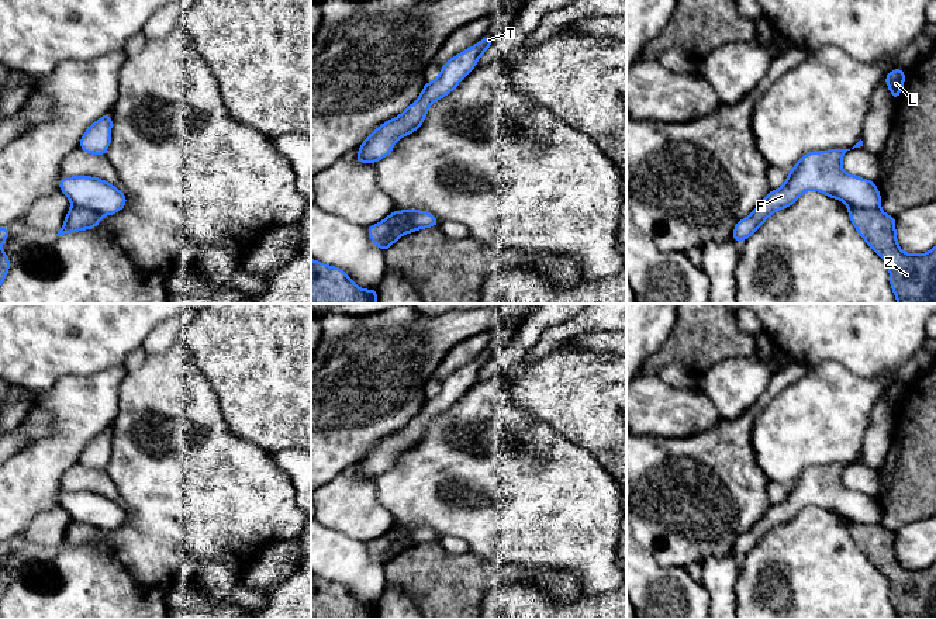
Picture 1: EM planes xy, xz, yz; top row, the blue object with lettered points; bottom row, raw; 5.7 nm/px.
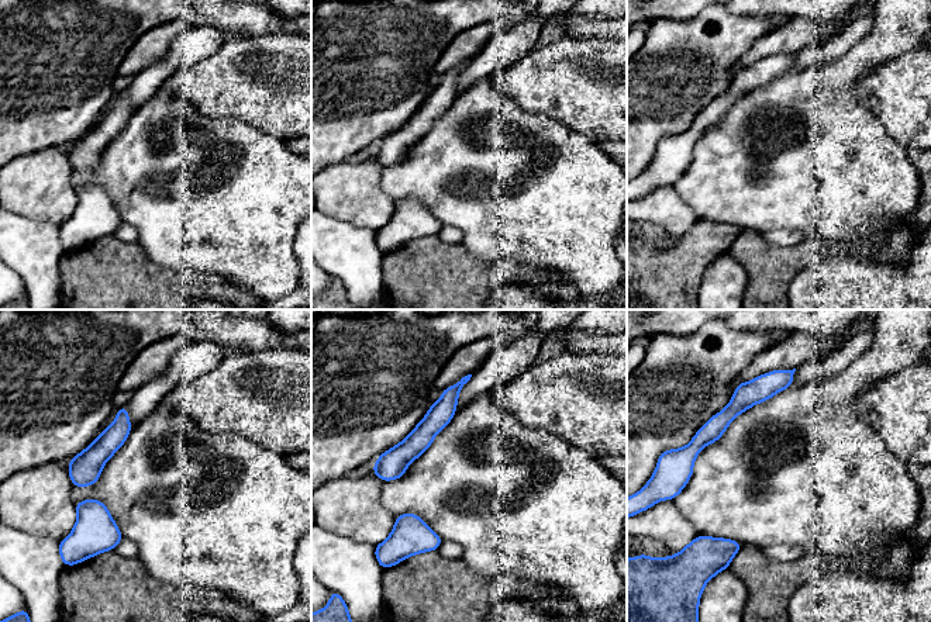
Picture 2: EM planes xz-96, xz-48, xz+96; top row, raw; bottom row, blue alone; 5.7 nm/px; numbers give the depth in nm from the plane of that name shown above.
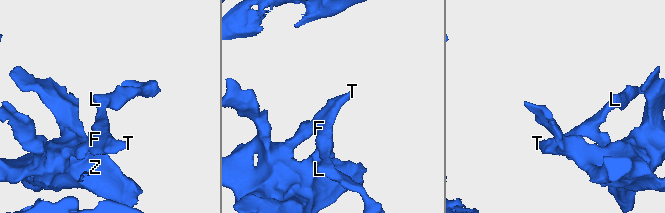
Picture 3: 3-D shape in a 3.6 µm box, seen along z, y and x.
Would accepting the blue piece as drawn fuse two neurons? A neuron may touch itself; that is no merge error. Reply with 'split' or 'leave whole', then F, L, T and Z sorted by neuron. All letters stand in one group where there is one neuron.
split | F L T / Z

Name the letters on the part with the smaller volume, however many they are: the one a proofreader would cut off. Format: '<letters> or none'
F, L, T

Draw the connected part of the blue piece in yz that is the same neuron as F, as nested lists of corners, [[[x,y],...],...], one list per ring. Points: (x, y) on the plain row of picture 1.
[[[830,464],[805,468],[788,487],[783,502],[771,505],[754,526],[733,543],[733,556],[740,559],[777,525],[791,522],[807,505],[837,513],[849,523],[877,525],[881,511],[875,497],[842,485],[843,470],[850,464]]]

